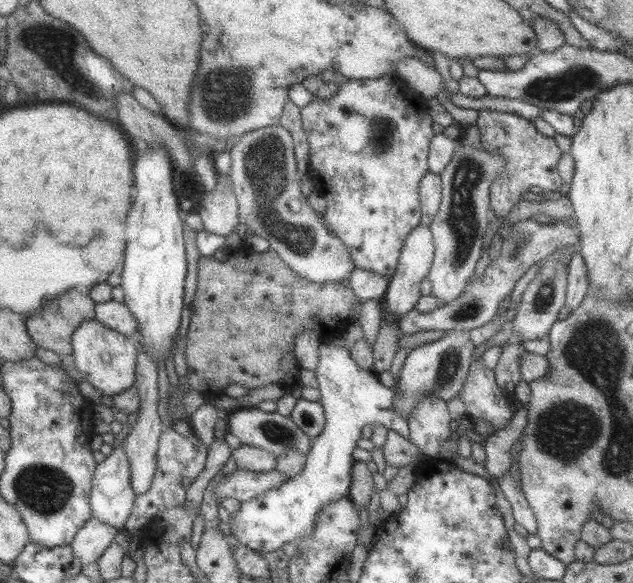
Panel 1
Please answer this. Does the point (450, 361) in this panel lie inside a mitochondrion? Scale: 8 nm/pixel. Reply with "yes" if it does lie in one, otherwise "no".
yes

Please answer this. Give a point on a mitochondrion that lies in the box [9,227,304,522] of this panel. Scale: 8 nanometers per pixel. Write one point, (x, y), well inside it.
(45, 491)

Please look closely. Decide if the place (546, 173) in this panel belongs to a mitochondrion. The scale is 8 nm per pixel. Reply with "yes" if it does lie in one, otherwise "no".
no

